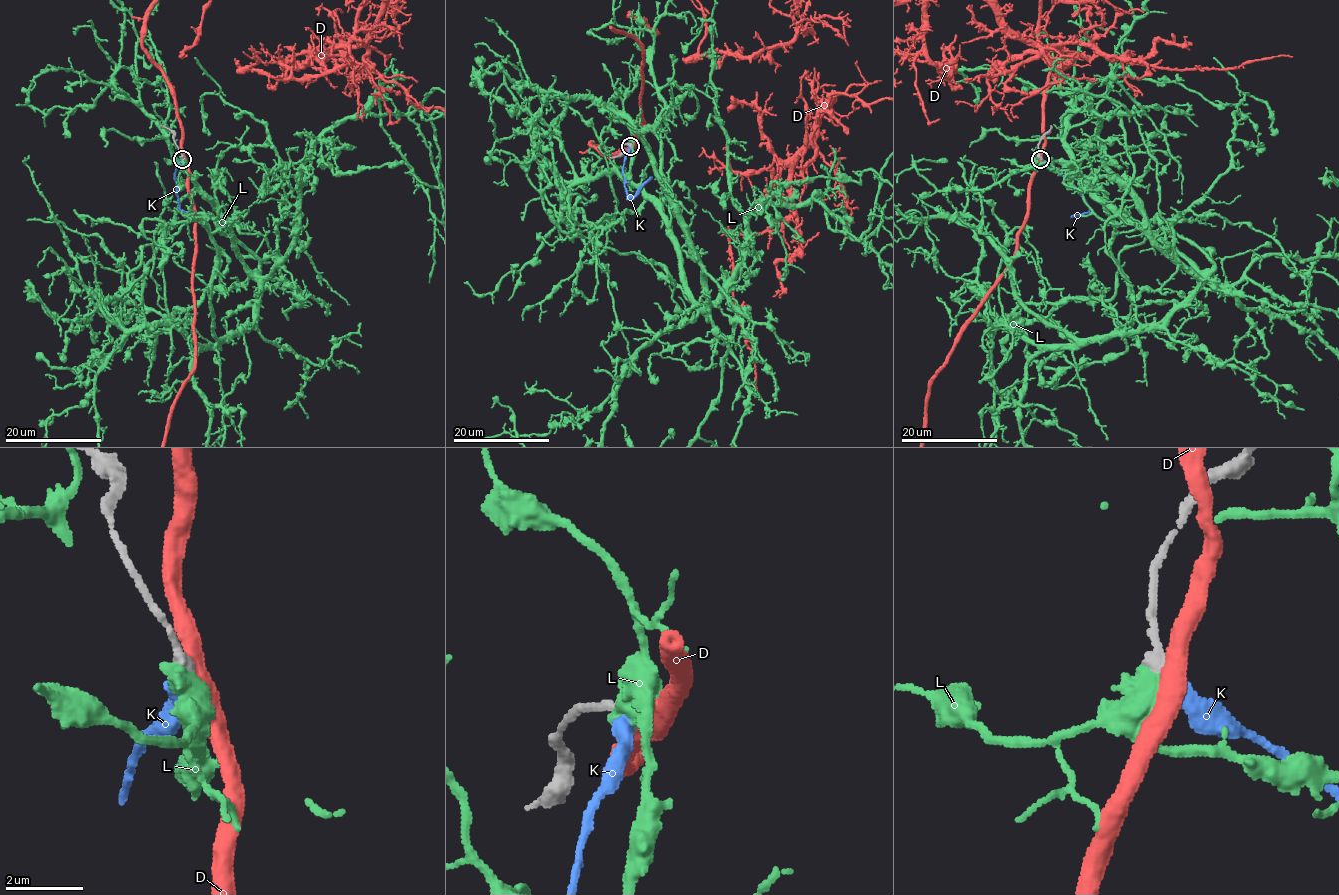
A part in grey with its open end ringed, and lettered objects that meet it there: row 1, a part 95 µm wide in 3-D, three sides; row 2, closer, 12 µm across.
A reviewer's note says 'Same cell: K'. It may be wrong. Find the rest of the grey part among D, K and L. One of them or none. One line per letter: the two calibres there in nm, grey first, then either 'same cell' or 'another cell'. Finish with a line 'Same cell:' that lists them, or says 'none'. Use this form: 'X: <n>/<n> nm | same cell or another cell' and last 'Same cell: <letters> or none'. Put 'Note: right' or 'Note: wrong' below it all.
D: 440/440 nm | another cell
K: 440/440 nm | same cell
L: 440/700 nm | another cell
Same cell: K
Note: right

